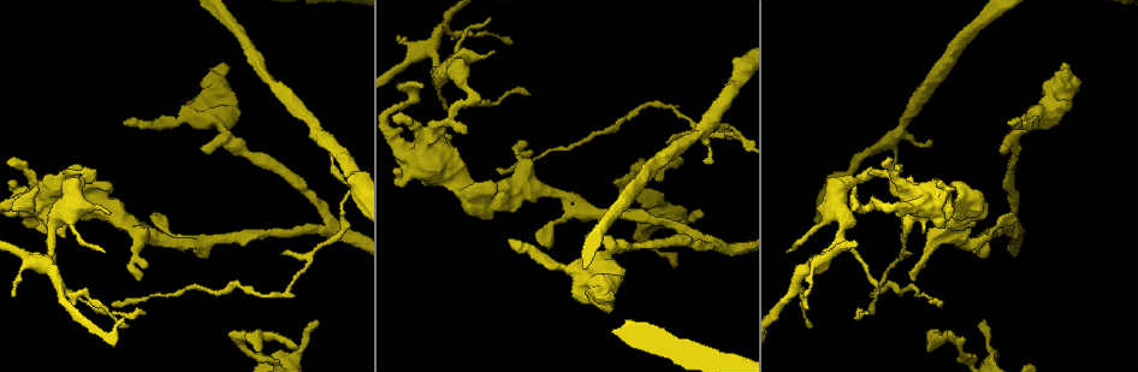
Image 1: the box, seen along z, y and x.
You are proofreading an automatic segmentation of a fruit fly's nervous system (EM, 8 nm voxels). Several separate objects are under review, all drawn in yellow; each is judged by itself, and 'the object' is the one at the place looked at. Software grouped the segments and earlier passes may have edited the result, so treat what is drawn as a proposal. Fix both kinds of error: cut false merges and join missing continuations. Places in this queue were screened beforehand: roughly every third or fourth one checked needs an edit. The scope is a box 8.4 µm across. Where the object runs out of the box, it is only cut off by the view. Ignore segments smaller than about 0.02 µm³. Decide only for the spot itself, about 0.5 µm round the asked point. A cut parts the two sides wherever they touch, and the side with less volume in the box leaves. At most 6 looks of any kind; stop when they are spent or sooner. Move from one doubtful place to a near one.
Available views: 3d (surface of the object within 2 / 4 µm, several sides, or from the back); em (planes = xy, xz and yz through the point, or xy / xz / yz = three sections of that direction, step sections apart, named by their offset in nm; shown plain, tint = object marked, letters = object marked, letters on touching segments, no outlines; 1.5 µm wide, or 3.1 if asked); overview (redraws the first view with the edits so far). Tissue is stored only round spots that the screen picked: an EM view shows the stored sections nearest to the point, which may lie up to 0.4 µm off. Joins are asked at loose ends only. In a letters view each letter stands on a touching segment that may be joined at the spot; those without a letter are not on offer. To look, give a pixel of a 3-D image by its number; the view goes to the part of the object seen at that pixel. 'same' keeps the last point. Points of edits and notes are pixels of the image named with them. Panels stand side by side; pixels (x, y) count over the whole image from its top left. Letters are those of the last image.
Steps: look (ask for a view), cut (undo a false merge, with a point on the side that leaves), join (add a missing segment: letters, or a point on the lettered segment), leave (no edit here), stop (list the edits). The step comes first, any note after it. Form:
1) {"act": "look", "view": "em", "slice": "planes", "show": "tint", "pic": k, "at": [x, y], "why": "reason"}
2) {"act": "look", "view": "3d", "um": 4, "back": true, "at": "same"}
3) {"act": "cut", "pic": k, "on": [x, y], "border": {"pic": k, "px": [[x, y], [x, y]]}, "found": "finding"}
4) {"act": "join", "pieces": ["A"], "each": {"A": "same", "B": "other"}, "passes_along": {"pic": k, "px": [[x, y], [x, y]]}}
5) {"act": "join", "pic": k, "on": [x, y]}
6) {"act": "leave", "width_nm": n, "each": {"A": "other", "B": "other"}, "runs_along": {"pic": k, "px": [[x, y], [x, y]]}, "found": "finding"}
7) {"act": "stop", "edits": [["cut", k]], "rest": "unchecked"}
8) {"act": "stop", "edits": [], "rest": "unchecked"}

{"act": "look", "view": "em", "slice": "planes", "show": "plain", "pic": 1, "at": [681, 164], "why": "long arm stops here"}

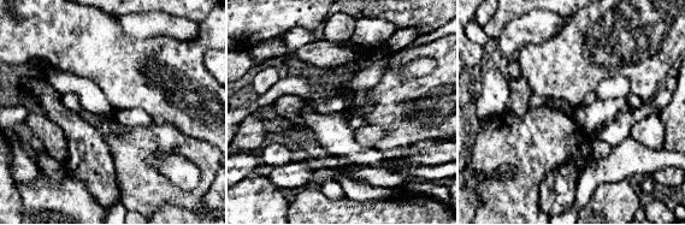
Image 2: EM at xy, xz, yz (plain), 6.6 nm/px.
{"act": "look", "view": "em", "slice": "planes", "show": "letters", "at": "same", "why": "see the neighbours"}

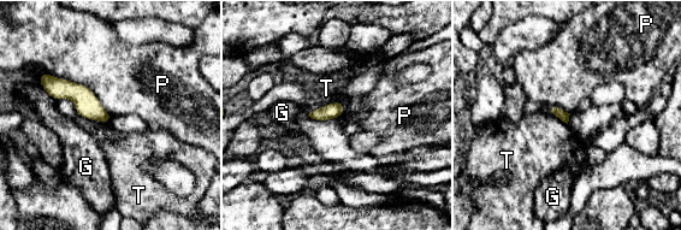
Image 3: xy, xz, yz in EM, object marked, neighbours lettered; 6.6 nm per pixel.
{"act": "leave", "longest_contact_nm": ["P", 550], "each": {"G": "other", "P": "other", "T": "other"}, "border": {"pic": 3, "px": [[42, 71], [83, 83], [111, 116]]}, "found": "no lettered segment goes on from it"}

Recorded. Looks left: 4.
{"act": "look", "view": "3d", "um": 4, "pic": 1, "at": [462, 105], "why": "thin neck"}

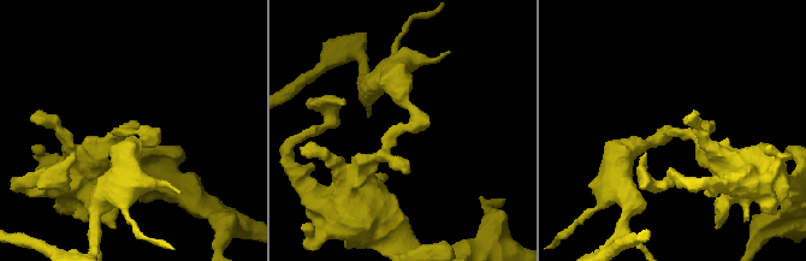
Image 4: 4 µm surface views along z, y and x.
{"act": "look", "view": "em", "slice": "planes", "show": "plain", "pic": 4, "at": [408, 125]}

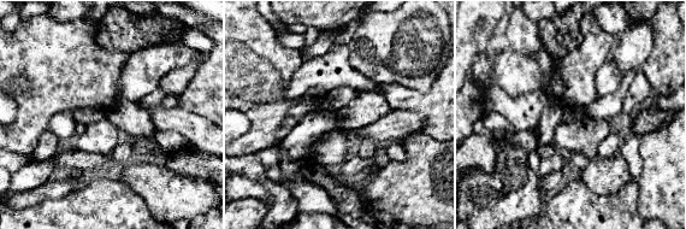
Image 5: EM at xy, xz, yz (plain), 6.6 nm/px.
{"act": "look", "view": "em", "slice": "planes", "show": "letters", "at": "same", "why": "see the neighbours"}

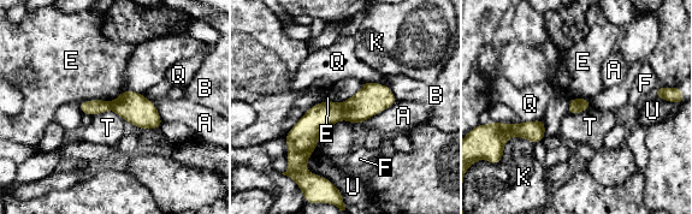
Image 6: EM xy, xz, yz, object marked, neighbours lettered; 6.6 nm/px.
{"act": "cut", "pic": 6, "on": [373, 97], "each": {"A": "other", "B": "other", "E": "other", "F": "other", "K": "other", "Q": "other", "T": "other", "U": "other"}, "arm_widths_nm": [200, 360], "found": "a second neuron is stuck on"}

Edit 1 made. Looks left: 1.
{"act": "look", "view": "em", "slice": "planes", "show": "letters", "pic": 1, "at": [1012, 123], "why": "free end"}

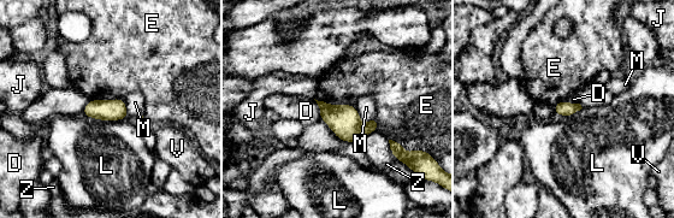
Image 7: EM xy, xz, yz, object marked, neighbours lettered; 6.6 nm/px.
{"act": "leave", "each": {"D": "other", "E": "other", "J": "other", "L": "other", "M": "other", "V": "other", "Z": "other"}, "border": {"pic": 7, "px": [[314, 99], [354, 106]]}, "found": "none of them fits"}

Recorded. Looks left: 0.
{"act": "stop", "edits": [["cut", 6]], "rest": "unchecked"}

